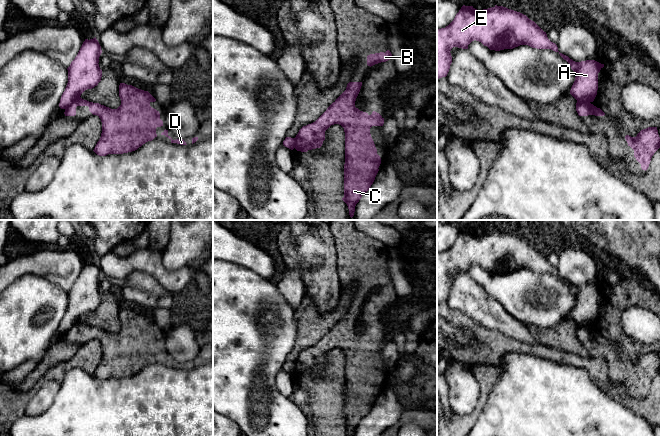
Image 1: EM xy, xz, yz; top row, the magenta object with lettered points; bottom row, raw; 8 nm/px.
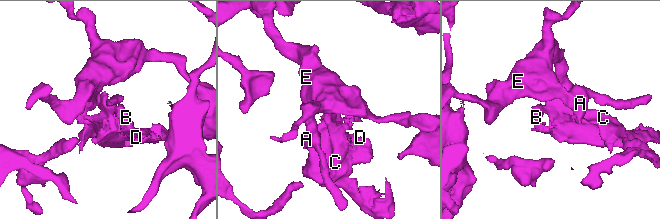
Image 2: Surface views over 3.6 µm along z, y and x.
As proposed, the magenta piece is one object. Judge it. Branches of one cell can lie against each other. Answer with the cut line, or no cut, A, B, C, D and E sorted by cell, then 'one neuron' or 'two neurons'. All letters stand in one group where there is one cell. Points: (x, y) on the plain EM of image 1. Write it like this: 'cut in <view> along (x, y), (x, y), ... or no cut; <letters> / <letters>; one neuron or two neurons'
cut in xy along (79, 320), (64, 332); A E / B C D; two neurons

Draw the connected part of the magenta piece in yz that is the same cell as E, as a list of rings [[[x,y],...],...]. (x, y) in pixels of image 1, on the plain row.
[[[463,229],[448,250],[437,253],[437,303],[449,296],[451,273],[468,273],[474,264],[495,275],[528,269],[558,276],[576,299],[570,318],[579,326],[593,326],[597,319],[598,297],[604,288],[595,284],[573,285],[560,277],[546,256],[526,239],[497,229],[483,234]]]

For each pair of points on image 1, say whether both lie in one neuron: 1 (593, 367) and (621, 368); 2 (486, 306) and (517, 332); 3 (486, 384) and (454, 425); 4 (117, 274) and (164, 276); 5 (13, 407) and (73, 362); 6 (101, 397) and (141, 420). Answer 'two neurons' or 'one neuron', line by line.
1: two neurons
2: one neuron
3: one neuron
4: one neuron
5: one neuron
6: one neuron

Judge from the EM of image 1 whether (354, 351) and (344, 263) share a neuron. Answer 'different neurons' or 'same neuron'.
same neuron

